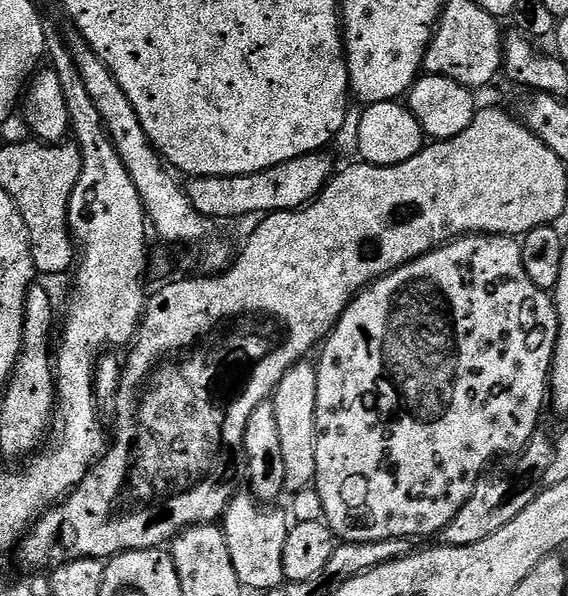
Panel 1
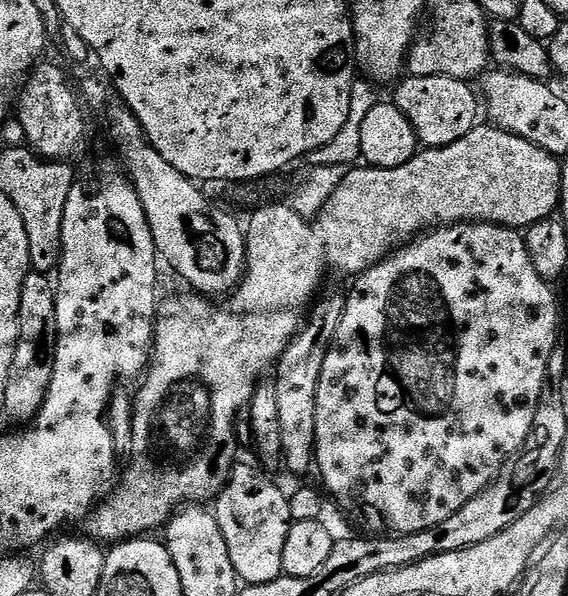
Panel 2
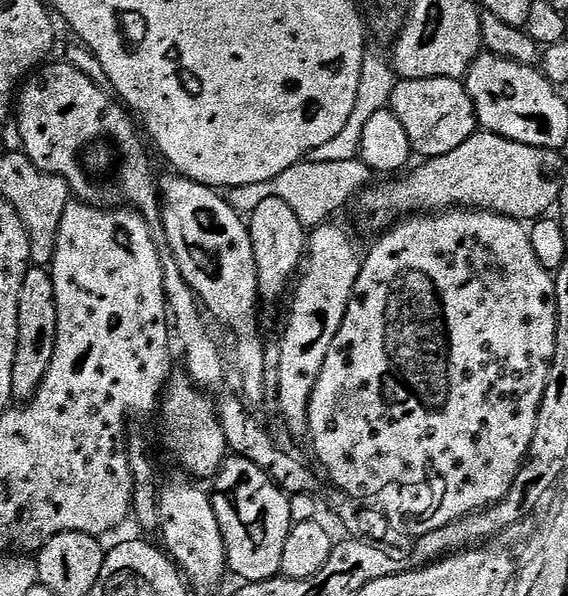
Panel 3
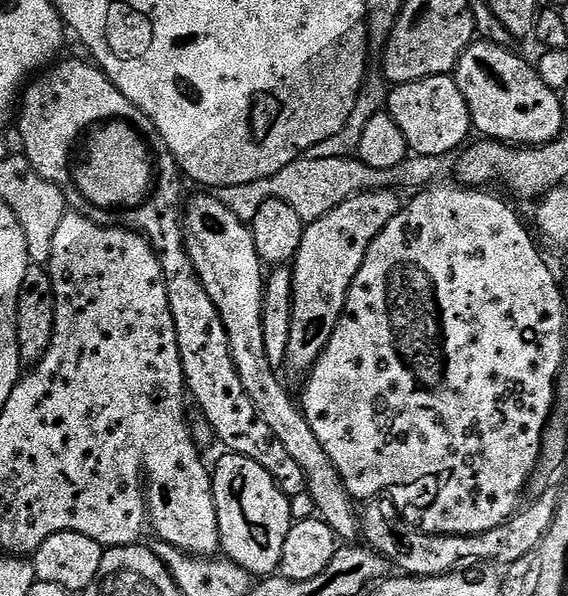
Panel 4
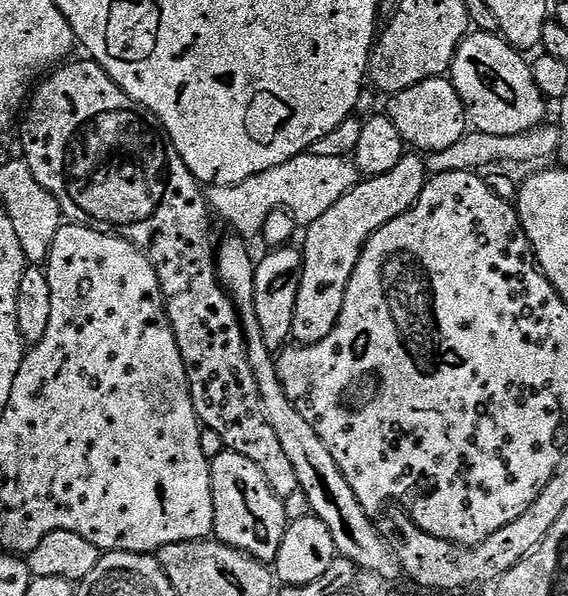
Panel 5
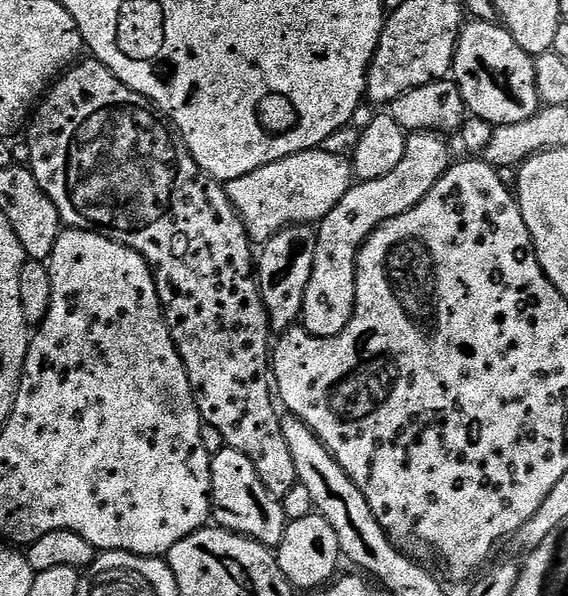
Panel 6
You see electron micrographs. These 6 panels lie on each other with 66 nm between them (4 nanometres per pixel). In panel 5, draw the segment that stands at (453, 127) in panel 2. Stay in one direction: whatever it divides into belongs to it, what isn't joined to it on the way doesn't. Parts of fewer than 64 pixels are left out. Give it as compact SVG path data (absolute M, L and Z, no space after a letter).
M444 76L418 82L418 86L397 92L389 100L392 101L386 108L387 116L394 122L394 126L398 126L398 134L402 134L405 145L417 153L431 154L447 150L469 131L468 111L451 79Z

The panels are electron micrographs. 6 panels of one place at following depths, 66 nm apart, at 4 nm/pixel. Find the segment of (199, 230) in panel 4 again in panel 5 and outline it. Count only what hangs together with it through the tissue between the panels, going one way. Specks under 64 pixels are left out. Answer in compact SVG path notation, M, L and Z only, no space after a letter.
M228 234L225 240L221 239L216 249L216 270L220 283L228 289L228 295L232 297L236 303L236 311L240 313L240 322L244 326L244 342L248 346L250 370L254 370L254 378L258 378L258 394L262 398L266 422L270 422L270 427L278 437L278 446L282 446L282 451L288 455L294 471L298 474L300 491L306 494L306 498L310 498L312 515L326 522L326 530L330 530L330 535L334 537L337 553L350 558L350 562L354 562L357 569L364 571L365 568L384 580L401 579L402 571L398 558L376 528L376 520L365 510L362 502L358 502L350 482L346 482L346 474L342 474L342 470L338 470L334 462L334 454L326 450L326 442L318 438L314 426L310 426L310 422L306 422L306 418L298 414L294 402L290 402L278 378L277 357L263 344L258 318L254 314L256 264L254 256L252 260L244 244L247 243L235 234Z

